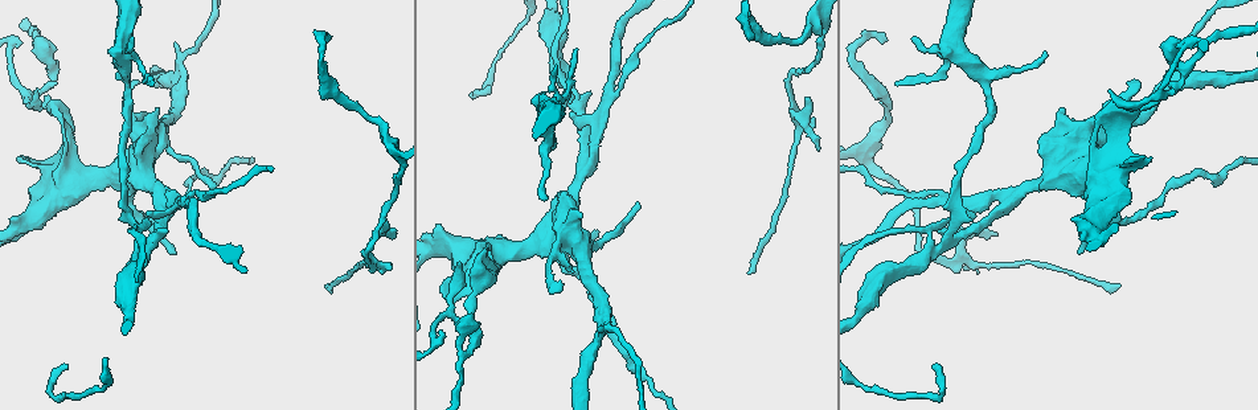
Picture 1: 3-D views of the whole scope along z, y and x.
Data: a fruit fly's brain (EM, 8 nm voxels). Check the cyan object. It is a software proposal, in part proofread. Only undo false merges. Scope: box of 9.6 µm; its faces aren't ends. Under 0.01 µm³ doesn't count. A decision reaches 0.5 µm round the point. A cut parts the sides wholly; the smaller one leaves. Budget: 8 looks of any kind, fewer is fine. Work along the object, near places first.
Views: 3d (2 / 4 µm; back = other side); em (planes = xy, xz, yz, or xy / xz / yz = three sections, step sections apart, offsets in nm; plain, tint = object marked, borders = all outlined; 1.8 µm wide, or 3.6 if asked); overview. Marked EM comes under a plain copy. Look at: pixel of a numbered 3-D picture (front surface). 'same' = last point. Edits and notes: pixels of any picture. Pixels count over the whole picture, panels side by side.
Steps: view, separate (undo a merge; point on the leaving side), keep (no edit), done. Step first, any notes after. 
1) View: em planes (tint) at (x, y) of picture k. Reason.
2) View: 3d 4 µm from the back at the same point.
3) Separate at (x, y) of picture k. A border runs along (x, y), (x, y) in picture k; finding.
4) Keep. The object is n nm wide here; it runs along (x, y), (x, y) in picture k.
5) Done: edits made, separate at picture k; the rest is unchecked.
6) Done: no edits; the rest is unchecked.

View: 3d 2 µm at (573, 107) of picture 1. Touches itself.

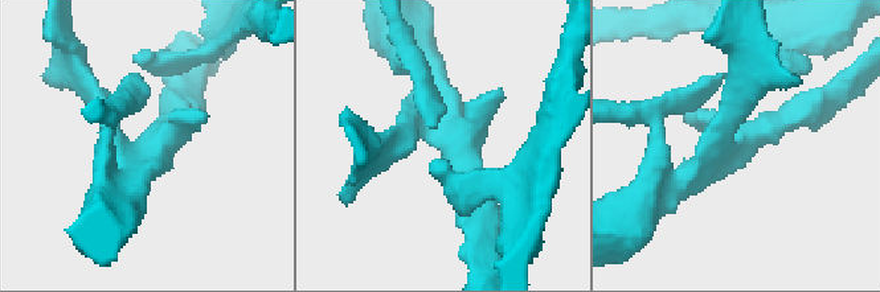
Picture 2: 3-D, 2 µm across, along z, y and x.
View: em planes (tint) at (728, 148) of picture 2. Shape alone is not enough.

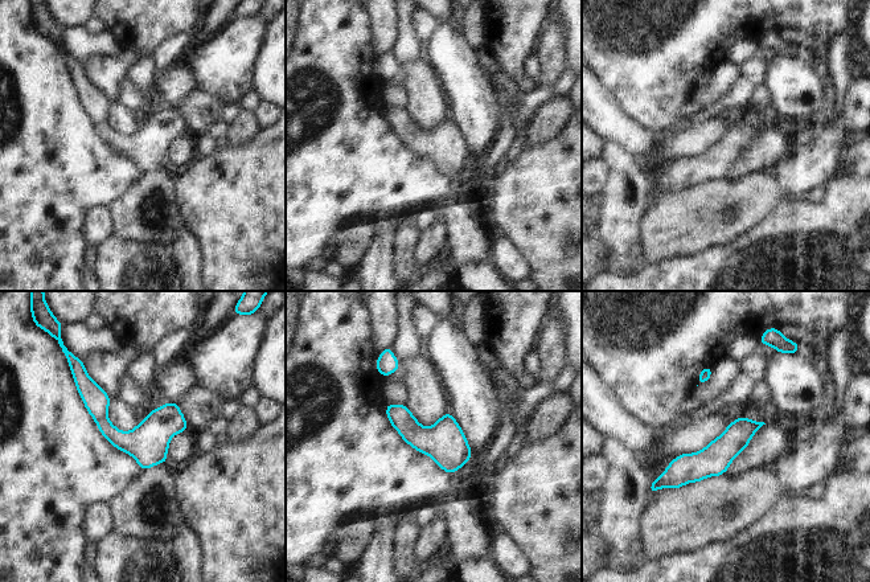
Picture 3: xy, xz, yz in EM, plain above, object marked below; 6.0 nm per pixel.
Keep. It runs along (86, 380), (102, 422), (163, 459) in picture 3; continuous, no second cell.

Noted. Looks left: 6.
View: 3d 4 µm at (952, 260) of picture 1. Three arms meet.

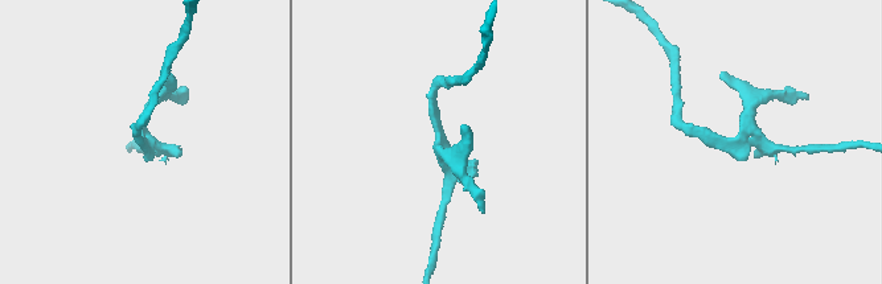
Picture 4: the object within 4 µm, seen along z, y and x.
View: em planes (tint) at (139, 140) of picture 4. 3 arms meet here.

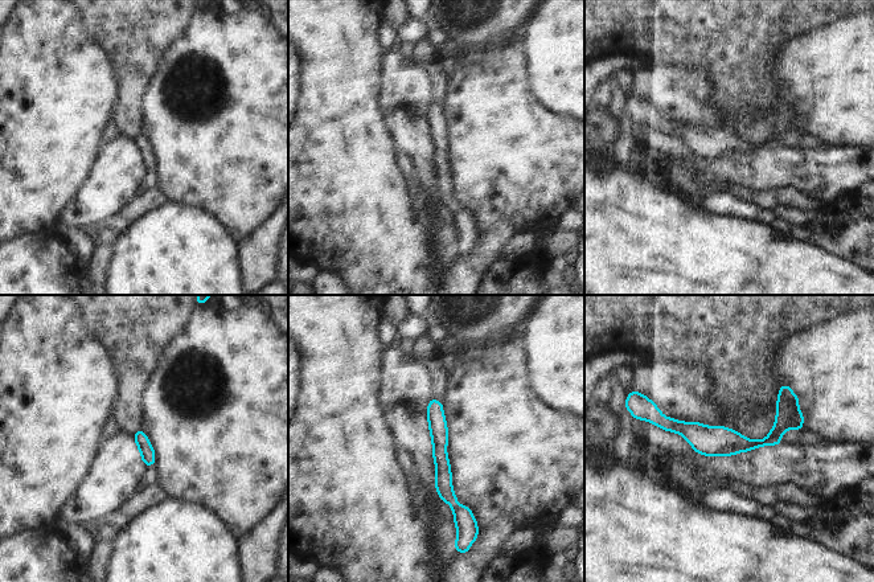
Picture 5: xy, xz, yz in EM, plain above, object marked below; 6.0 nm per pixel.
Keep. The object is 90 nm wide here; continuous, no second cell.

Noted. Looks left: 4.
View: em xy step 8 (tint) at (491, 276) of picture 1.

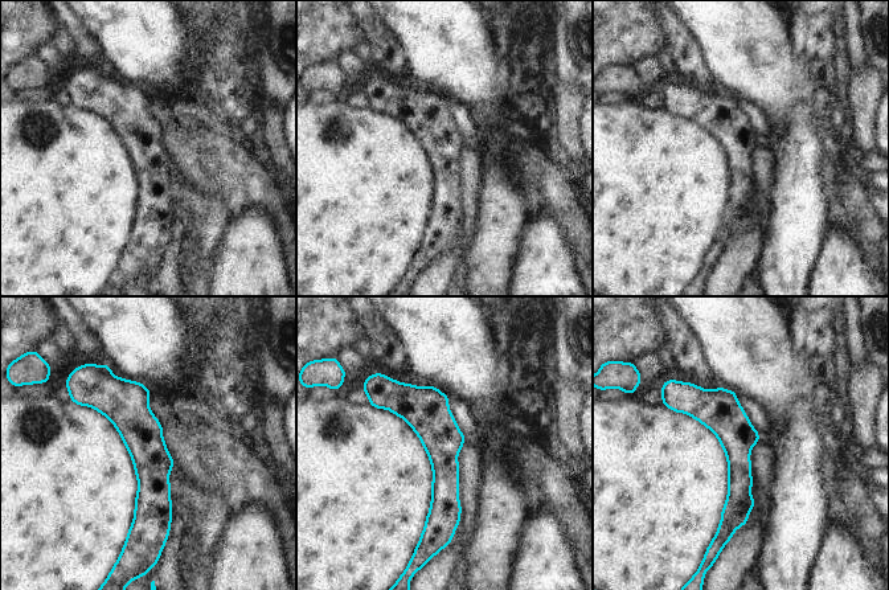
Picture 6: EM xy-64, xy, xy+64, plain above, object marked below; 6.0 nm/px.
Keep. The object is 220 nm wide here; it runs along (109, 377), (148, 451), (148, 524) in picture 6; one cell here.

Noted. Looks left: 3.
Done: no edits; the rest is unchecked.

